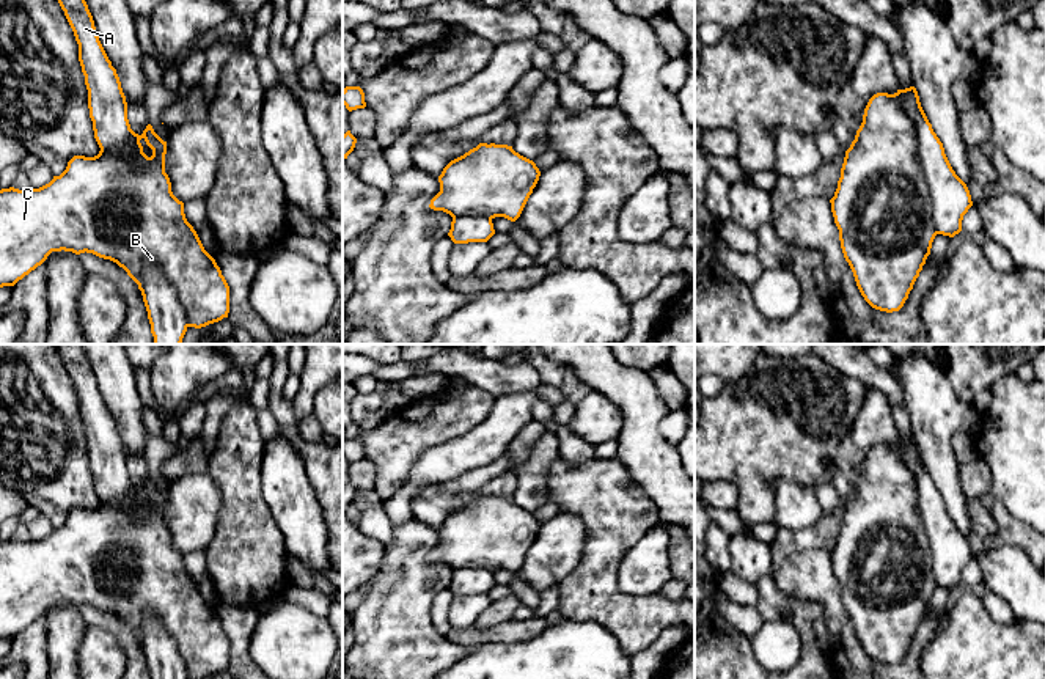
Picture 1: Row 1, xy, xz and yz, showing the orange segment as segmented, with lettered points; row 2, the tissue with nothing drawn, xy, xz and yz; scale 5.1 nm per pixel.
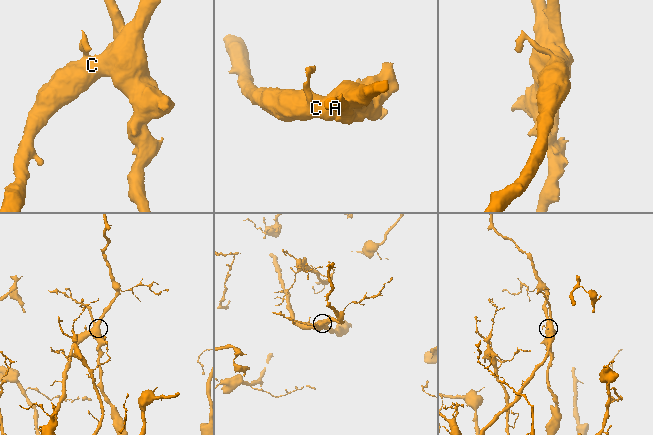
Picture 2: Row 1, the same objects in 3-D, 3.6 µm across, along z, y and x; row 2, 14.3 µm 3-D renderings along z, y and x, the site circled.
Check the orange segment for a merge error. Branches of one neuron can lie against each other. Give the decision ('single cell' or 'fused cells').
fused cells

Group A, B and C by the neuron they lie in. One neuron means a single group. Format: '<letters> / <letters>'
A / B C

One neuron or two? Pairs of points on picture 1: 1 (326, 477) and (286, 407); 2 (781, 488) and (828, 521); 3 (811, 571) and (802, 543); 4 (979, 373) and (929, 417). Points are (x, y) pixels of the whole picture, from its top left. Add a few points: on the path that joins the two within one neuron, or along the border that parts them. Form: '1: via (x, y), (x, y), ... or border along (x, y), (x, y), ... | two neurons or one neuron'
1: via (316, 459), (293, 436), (288, 425) | one neuron
2: border along (824, 511), (810, 525), (786, 528) | two neurons
3: border along (828, 550), (797, 550), (775, 572) | two neurons
4: border along (940, 367), (953, 390), (970, 406) | two neurons

